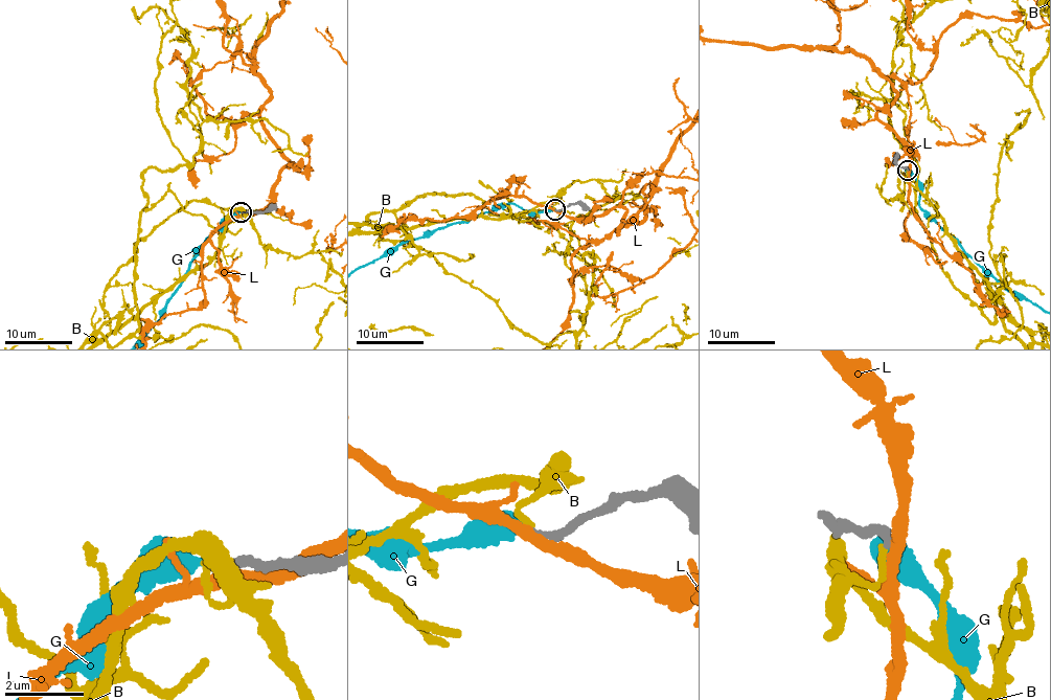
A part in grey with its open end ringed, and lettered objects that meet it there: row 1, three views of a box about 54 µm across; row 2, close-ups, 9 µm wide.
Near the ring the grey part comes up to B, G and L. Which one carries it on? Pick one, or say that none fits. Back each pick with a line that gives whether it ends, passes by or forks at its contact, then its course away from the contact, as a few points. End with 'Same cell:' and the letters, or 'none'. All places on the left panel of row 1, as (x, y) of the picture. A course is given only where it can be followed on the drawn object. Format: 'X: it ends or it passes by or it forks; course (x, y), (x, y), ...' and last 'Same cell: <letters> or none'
G: it ends
Same cell: G

